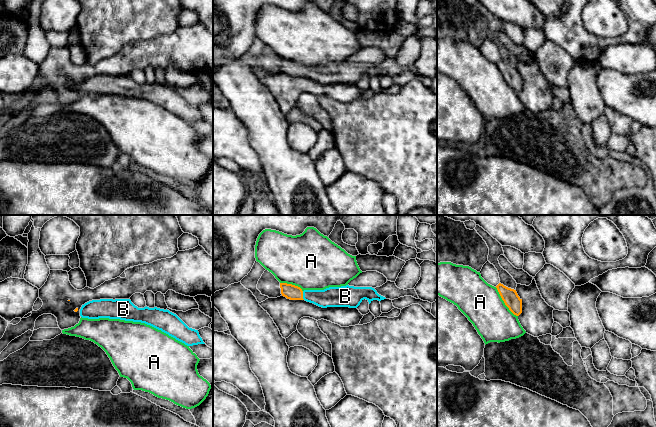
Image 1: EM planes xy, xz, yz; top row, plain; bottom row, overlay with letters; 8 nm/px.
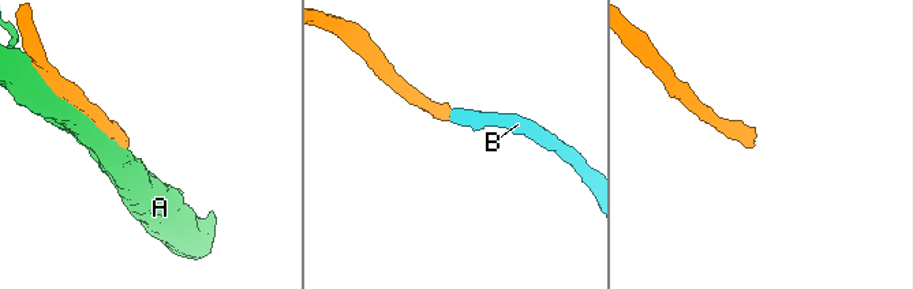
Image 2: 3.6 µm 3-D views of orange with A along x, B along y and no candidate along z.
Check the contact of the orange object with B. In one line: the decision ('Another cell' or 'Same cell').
Same cell

